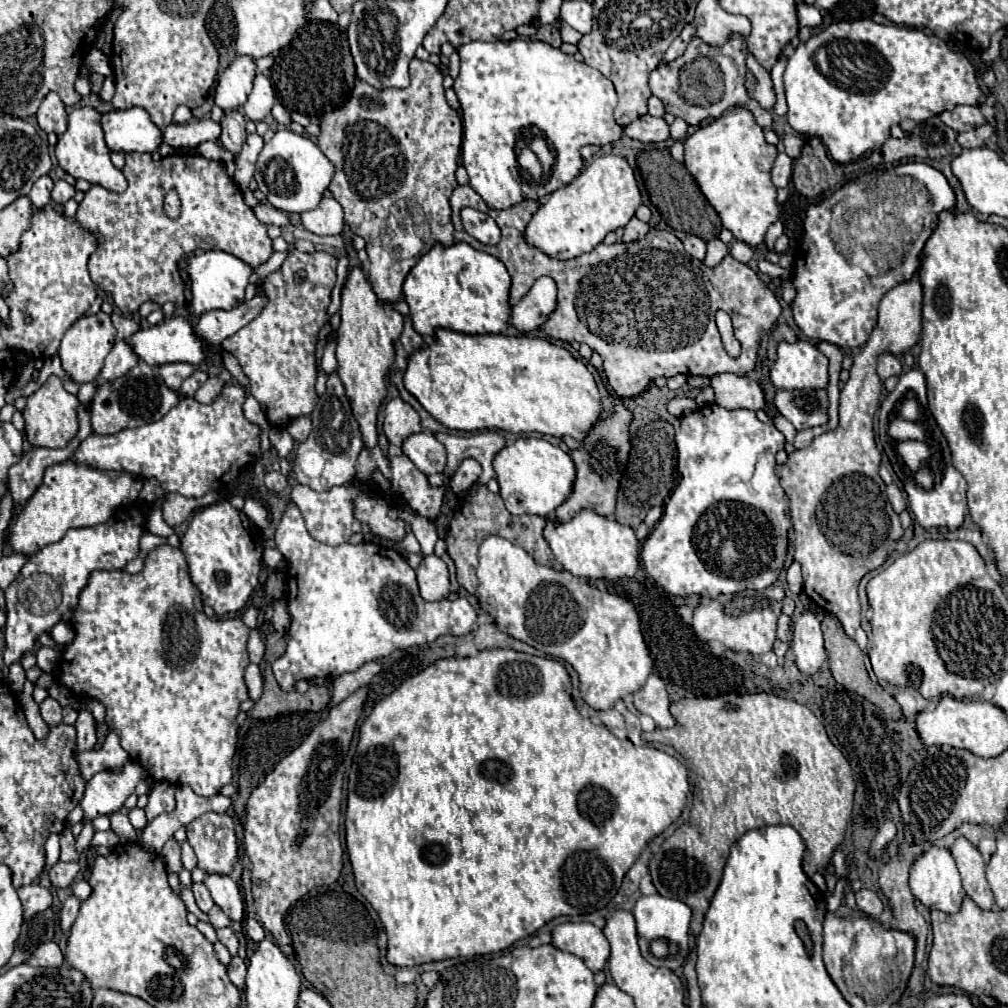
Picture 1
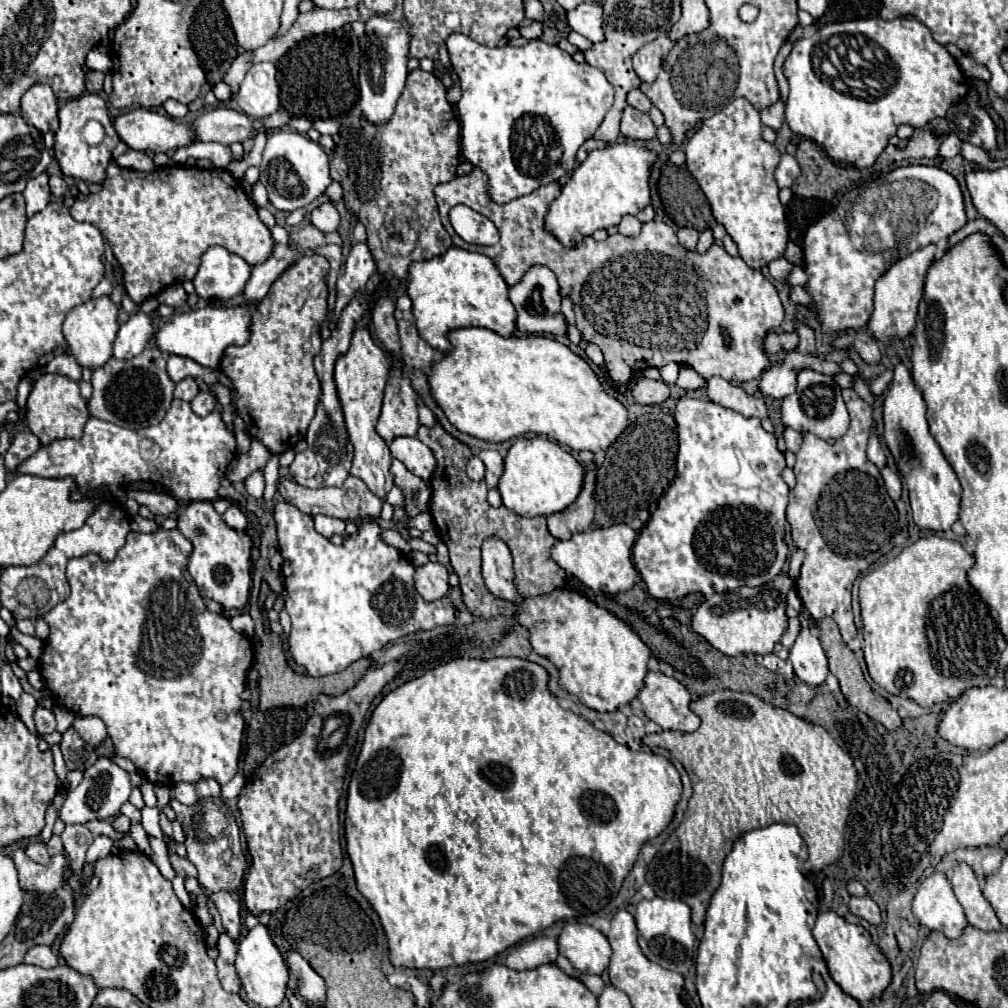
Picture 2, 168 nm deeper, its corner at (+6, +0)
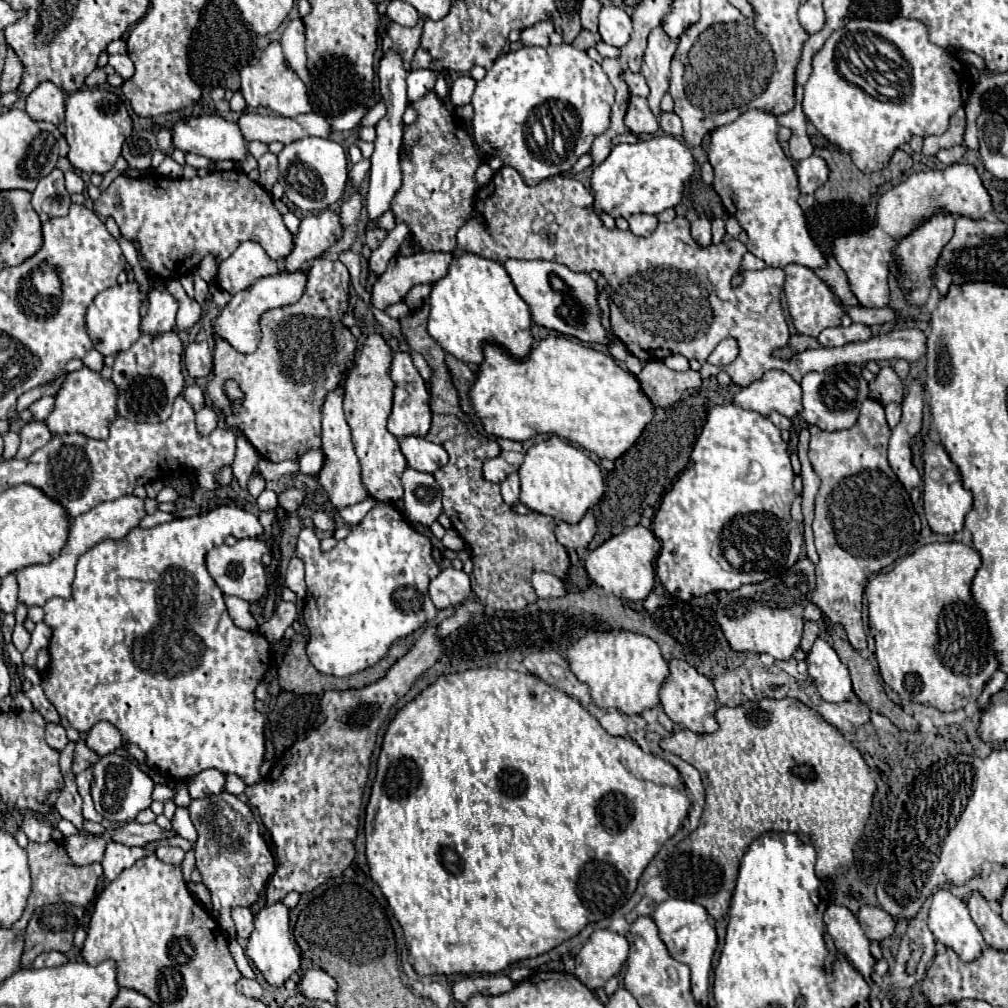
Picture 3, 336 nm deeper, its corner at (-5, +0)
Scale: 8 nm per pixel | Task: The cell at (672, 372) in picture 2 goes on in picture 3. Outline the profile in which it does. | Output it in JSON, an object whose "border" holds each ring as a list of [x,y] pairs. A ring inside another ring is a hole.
{"border":[[[678,353],[678,355],[670,355],[670,357],[666,357],[664,363],[666,363],[672,371],[686,371],[686,369],[688,369],[688,359],[682,357],[680,353]]]}

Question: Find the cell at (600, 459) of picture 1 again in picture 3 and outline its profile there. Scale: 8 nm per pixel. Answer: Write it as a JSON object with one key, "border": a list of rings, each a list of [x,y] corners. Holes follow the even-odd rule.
{"border":[[[588,511],[584,515],[584,519],[576,525],[568,525],[564,521],[560,521],[556,525],[556,539],[566,547],[566,549],[586,549],[586,545],[592,541],[596,533],[596,523],[594,523],[594,515],[592,511]]]}

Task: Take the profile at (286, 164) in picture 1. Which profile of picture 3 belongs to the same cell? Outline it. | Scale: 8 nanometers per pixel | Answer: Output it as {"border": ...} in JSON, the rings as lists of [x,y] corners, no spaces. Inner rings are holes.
{"border":[[[306,137],[302,141],[290,143],[278,155],[280,163],[280,185],[284,187],[286,197],[302,211],[324,211],[336,203],[348,181],[348,159],[340,143],[322,137]]]}

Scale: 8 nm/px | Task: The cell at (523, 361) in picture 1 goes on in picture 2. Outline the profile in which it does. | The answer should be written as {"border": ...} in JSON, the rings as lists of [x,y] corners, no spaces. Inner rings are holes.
{"border":[[[465,327],[447,333],[451,351],[441,361],[433,361],[427,373],[431,397],[443,409],[449,423],[473,437],[501,443],[525,433],[547,435],[573,451],[607,449],[627,427],[627,409],[601,387],[597,375],[585,359],[575,355],[567,345],[543,337],[501,337],[489,329]]]}

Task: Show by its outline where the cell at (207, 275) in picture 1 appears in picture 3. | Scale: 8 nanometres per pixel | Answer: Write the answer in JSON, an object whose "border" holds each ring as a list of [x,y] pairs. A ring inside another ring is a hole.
{"border":[[[244,241],[228,259],[218,267],[218,285],[230,295],[250,287],[256,279],[278,273],[278,263],[254,241]]]}

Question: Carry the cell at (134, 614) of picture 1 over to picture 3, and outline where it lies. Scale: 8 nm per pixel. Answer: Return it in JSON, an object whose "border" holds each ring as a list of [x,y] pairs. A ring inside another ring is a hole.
{"border":[[[218,507],[216,511],[210,511],[208,515],[200,517],[186,517],[186,519],[172,519],[168,523],[156,525],[152,529],[132,529],[124,539],[120,541],[100,541],[92,549],[88,549],[76,565],[76,579],[72,583],[72,597],[70,599],[50,599],[44,605],[44,623],[52,629],[52,639],[48,645],[50,653],[50,665],[42,673],[44,679],[40,679],[40,685],[44,689],[44,695],[48,701],[58,709],[62,717],[68,719],[68,723],[76,731],[90,731],[92,725],[98,721],[110,721],[116,725],[122,733],[122,737],[130,743],[136,743],[148,759],[148,765],[158,767],[166,775],[170,775],[174,781],[188,781],[194,775],[198,775],[204,769],[218,769],[222,773],[236,773],[244,779],[246,785],[254,785],[262,779],[260,765],[264,761],[264,717],[254,709],[254,689],[262,681],[268,665],[270,665],[270,643],[260,635],[252,631],[244,631],[234,625],[232,617],[228,615],[224,593],[218,589],[214,579],[210,577],[204,557],[208,553],[208,547],[222,545],[228,535],[234,535],[236,539],[244,537],[256,537],[262,533],[262,525],[258,517],[252,513],[240,509],[240,507]]]}

